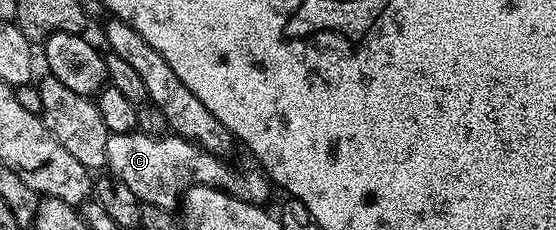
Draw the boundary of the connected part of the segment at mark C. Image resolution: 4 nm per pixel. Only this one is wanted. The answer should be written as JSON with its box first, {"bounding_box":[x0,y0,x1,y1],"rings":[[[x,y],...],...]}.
{"bounding_box":[107,130,273,210],"rings":[[[136,130],[129,134],[110,134],[107,138],[107,168],[110,175],[125,182],[125,186],[129,186],[129,190],[133,190],[143,204],[175,210],[194,184],[204,184],[210,188],[222,188],[250,204],[266,205],[266,200],[273,193],[273,185],[267,179],[266,172],[258,166],[238,172],[225,161],[202,145],[174,134],[150,136]]]}

